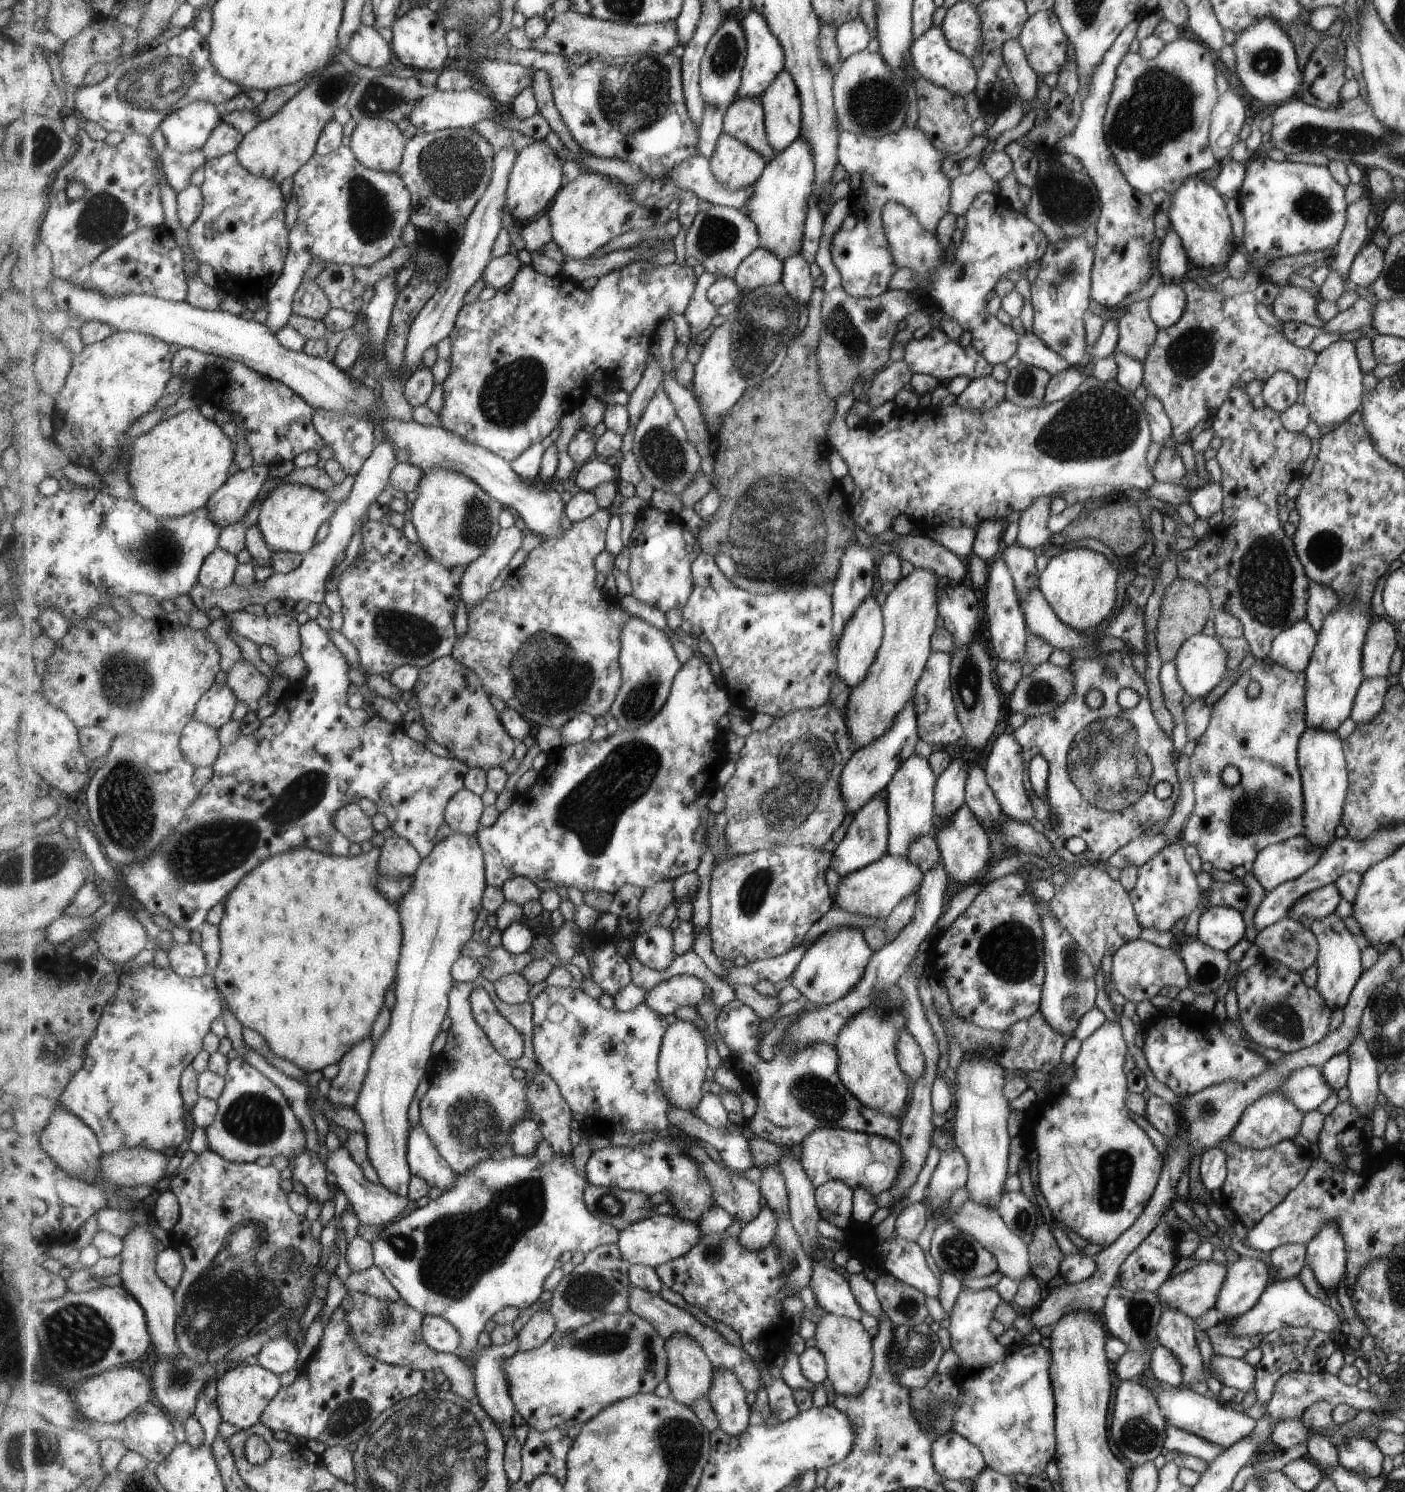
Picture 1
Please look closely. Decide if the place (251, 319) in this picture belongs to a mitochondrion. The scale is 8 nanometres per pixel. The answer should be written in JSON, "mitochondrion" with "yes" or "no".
{"mitochondrion":"no"}

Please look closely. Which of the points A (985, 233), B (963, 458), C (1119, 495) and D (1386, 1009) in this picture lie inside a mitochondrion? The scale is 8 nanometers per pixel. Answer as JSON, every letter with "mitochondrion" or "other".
{"A":"other","B":"other","C":"other","D":"mitochondrion"}

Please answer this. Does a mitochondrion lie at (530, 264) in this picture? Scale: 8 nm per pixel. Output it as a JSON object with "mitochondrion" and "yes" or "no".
{"mitochondrion":"no"}

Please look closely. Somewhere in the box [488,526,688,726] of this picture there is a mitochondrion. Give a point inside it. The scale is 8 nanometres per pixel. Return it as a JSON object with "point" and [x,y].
{"point":[552,680]}

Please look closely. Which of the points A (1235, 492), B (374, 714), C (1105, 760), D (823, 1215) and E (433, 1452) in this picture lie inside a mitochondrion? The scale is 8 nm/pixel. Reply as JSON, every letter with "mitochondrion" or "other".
{"A":"other","B":"other","C":"mitochondrion","D":"other","E":"mitochondrion"}

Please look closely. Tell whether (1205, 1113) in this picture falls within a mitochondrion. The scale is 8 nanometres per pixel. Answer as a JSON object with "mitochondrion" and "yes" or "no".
{"mitochondrion":"yes"}

